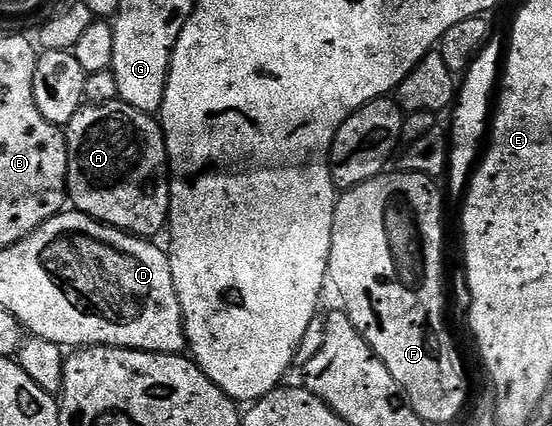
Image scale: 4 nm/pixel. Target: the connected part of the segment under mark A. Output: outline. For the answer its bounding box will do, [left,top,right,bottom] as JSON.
[65,100,169,239]

